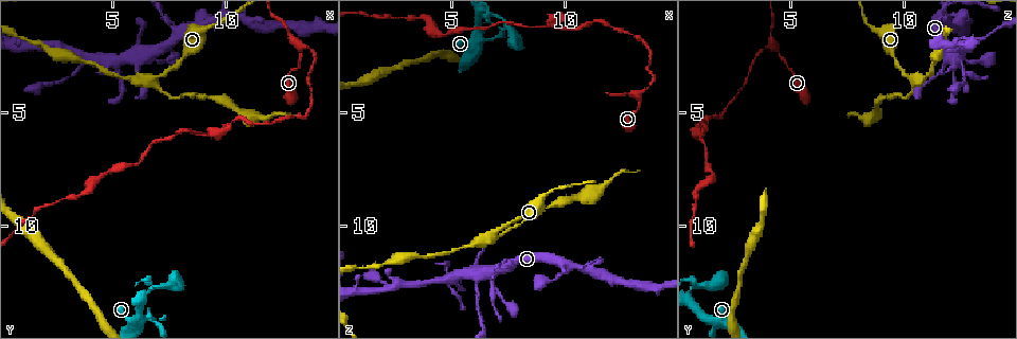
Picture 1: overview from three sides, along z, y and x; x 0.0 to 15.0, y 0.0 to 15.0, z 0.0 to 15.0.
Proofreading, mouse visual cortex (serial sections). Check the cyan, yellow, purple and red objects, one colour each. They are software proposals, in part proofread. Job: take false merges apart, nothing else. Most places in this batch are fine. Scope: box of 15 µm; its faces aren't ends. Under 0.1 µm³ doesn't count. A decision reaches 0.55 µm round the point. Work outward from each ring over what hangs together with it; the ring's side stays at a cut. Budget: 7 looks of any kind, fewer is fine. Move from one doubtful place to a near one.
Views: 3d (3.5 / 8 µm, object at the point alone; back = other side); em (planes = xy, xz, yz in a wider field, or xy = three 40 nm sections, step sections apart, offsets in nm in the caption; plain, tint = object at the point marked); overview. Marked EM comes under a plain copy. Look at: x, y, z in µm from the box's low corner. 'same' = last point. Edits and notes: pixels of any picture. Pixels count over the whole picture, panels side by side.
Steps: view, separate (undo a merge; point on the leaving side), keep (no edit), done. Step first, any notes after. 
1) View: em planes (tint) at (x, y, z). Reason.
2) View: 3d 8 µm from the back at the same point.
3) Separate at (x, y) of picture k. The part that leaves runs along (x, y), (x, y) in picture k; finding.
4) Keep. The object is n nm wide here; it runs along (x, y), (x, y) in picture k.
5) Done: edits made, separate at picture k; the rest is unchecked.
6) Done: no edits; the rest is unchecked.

View: 3d 3.5 µm from the back at (13.3, 2.1, 4.2). Abrupt turn.

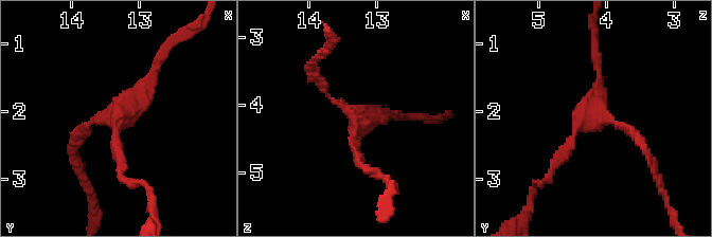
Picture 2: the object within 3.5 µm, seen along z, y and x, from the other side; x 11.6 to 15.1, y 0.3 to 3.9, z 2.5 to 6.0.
View: em xy step 2 (tint) at (13.25, 2.10, 4.25).

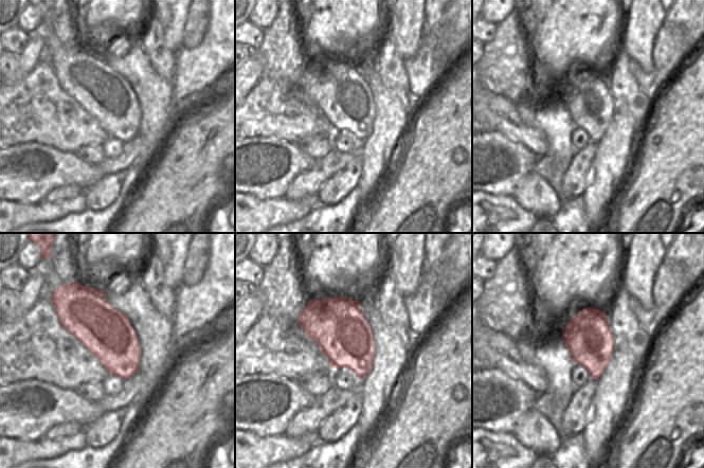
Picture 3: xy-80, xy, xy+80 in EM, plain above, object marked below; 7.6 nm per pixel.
Keep. The object is 440 nm wide here; it runs along (357, 163), (357, 120), (325, 92), (315, 76) in picture 2; one cell here.

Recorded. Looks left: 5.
View: 3d 8 µm at (10.3, 5.5, 1.4). Sharp bend.

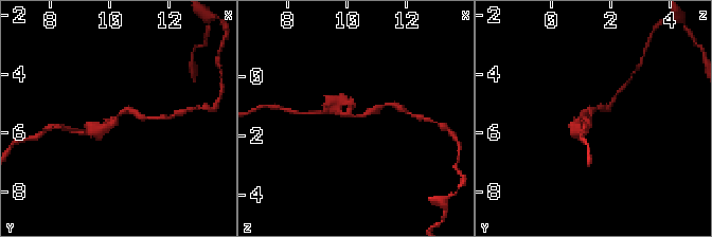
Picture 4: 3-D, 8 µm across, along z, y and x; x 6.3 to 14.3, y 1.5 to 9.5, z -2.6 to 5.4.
View: 3d 3.5 µm at (10.3, 5.4, 1.3).

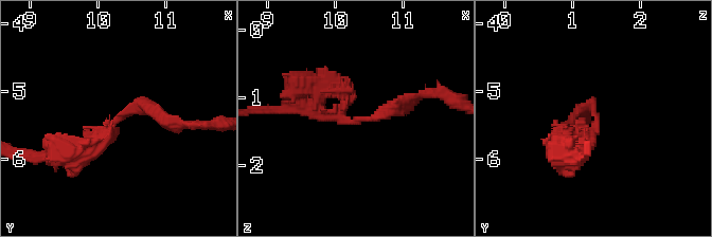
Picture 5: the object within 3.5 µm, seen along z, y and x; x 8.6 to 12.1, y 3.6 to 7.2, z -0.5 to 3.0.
Keep. Continuous, no second cell.

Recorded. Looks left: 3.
View: 3d 3.5 µm at (6.6, 14.1, 1.7). Thin neck.

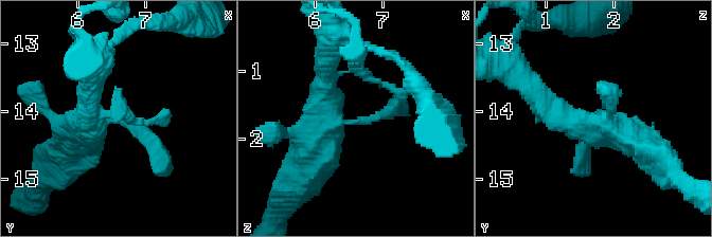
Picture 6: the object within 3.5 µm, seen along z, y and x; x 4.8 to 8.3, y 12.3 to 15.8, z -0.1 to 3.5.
View: em planes (tint) at (6.55, 14.15, 1.75). 3 arms meet here; the arms are 200, 350, 350 nm wide; now the EM.

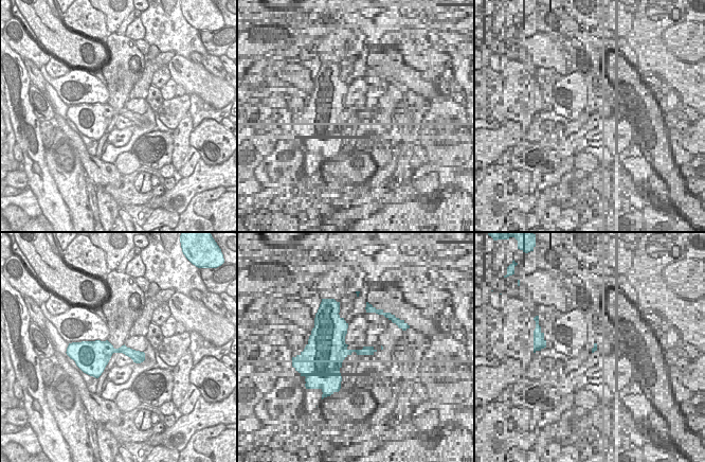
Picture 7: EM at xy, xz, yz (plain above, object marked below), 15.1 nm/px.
Keep. It runs along (50, 114), (125, 121), (164, 163) in picture 6; continuous, no second cell.

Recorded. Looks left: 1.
Done: no edits; the rest is unchecked.

